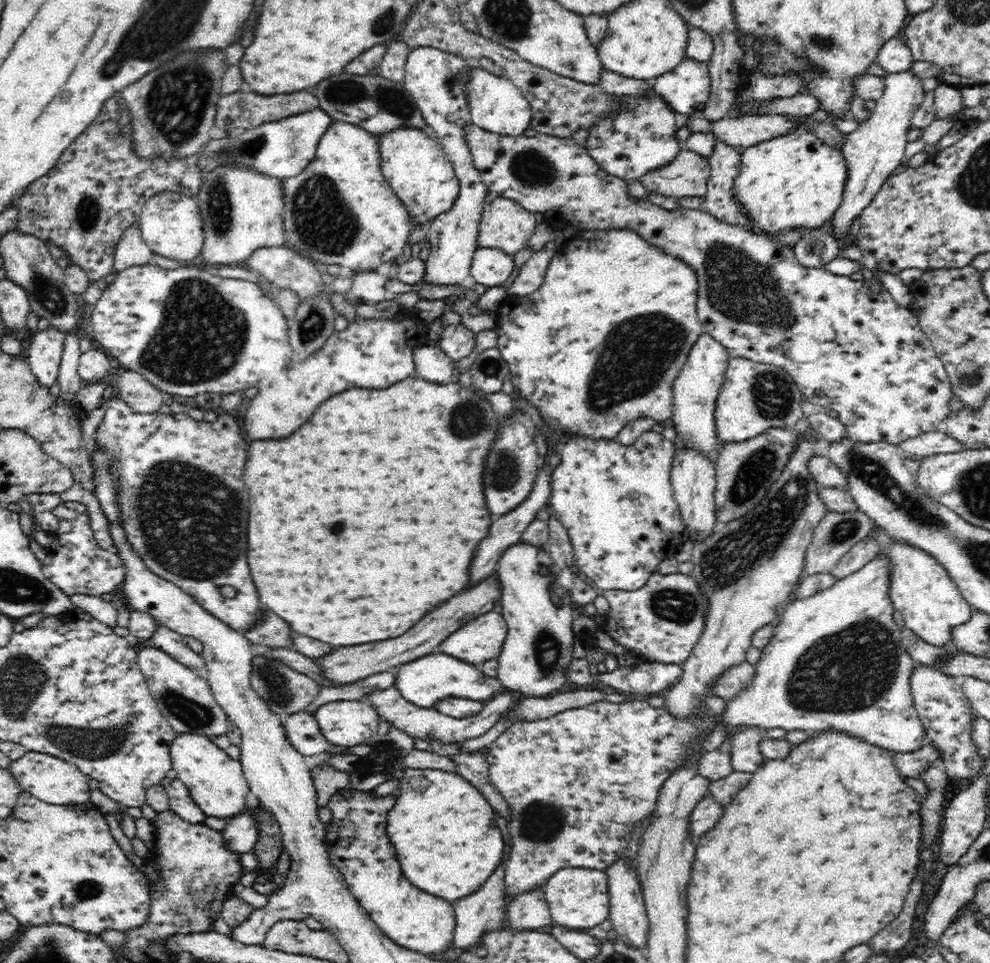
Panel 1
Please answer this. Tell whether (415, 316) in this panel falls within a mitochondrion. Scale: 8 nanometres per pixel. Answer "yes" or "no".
no

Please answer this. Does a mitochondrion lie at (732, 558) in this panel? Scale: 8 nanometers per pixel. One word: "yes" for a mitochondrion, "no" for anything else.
yes

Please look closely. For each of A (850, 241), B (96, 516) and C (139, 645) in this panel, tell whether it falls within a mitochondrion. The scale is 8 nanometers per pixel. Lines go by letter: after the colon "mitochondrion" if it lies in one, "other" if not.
A: other
B: other
C: other

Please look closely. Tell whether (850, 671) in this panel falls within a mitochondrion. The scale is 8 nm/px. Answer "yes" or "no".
yes

